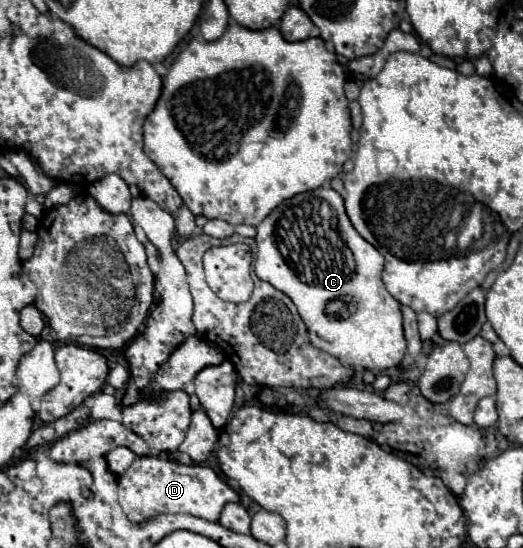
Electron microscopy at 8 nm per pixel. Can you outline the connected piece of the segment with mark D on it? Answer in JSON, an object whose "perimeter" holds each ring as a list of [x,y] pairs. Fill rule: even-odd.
{"perimeter":[[[155,454],[137,456],[137,460],[131,464],[131,468],[119,478],[119,504],[131,522],[141,522],[141,520],[161,514],[161,512],[187,512],[187,514],[193,514],[193,516],[199,516],[205,520],[217,520],[227,502],[239,501],[240,497],[237,492],[233,488],[229,488],[209,466],[179,464],[165,456],[155,456]]]}

